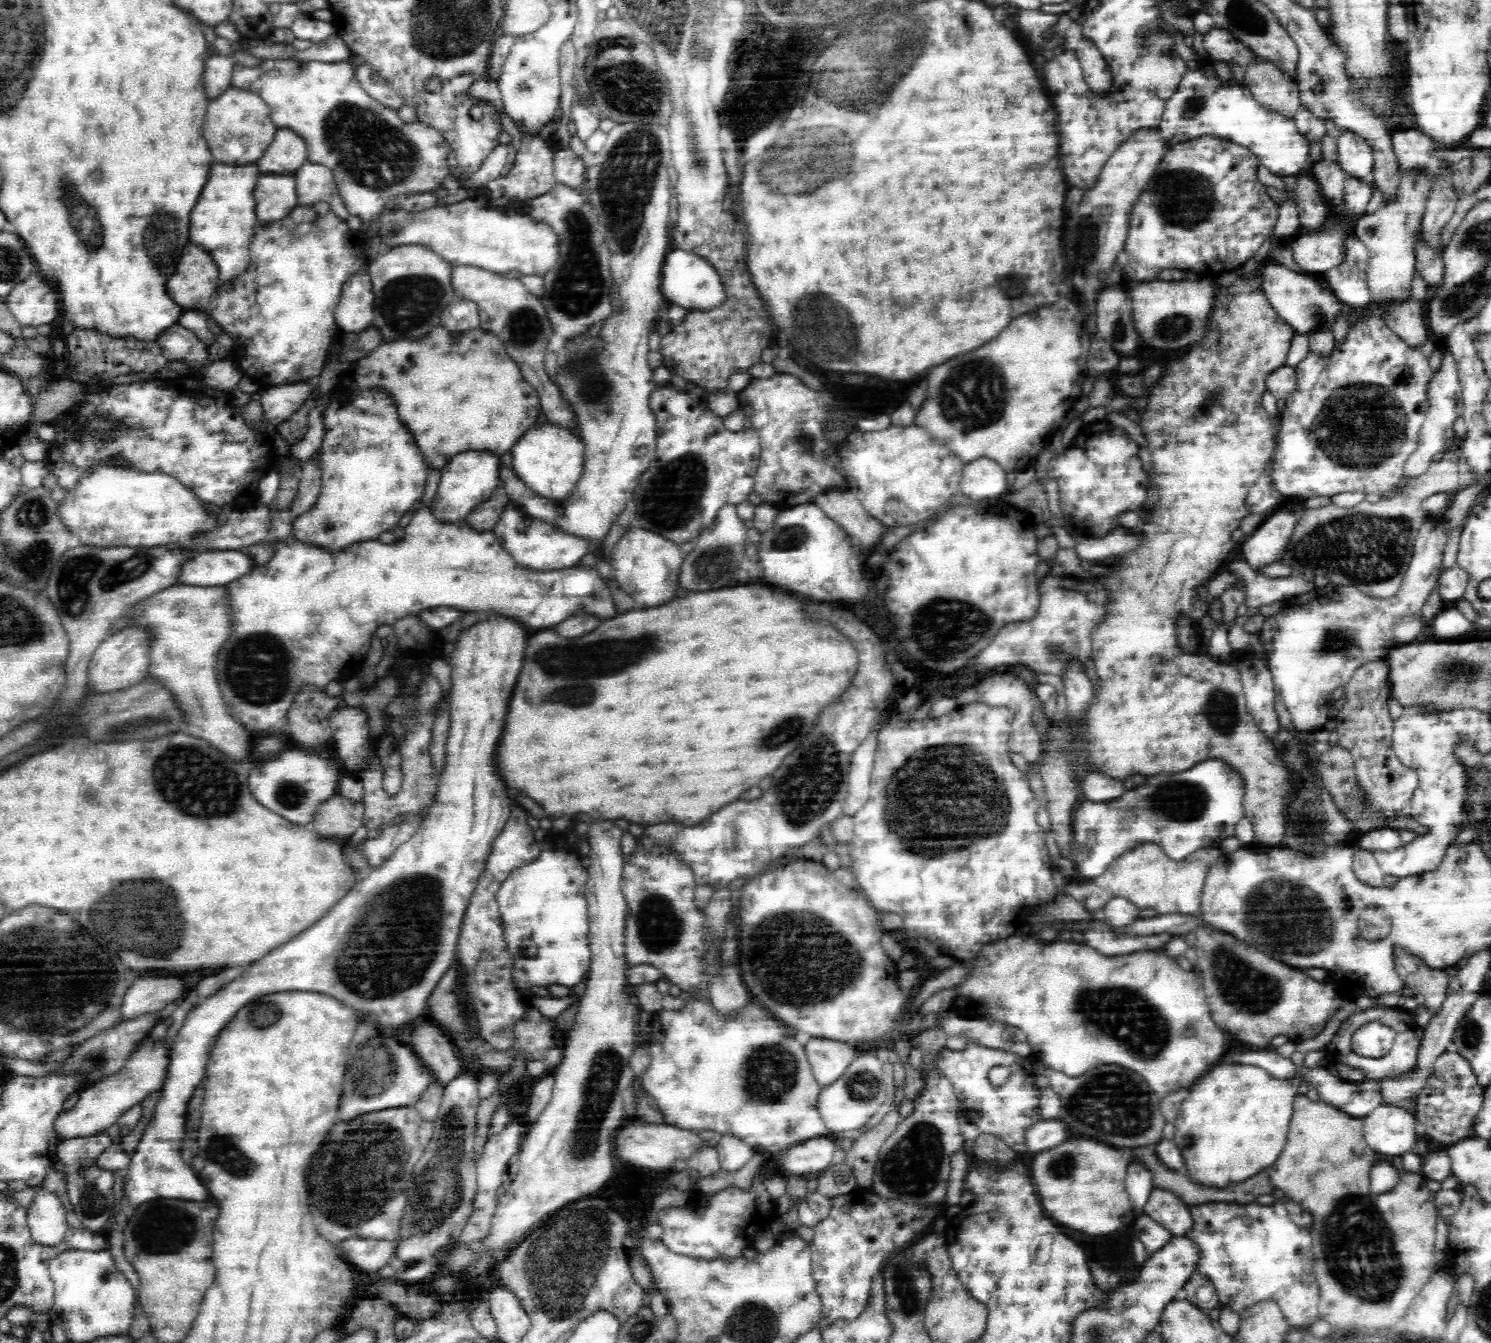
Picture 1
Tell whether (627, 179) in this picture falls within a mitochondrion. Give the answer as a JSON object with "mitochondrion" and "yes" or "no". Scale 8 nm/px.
{"mitochondrion":"yes"}

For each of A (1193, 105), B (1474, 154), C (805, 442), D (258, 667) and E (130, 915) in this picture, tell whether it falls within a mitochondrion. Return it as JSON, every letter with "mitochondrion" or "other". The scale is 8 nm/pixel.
{"A":"mitochondrion","B":"other","C":"mitochondrion","D":"mitochondrion","E":"mitochondrion"}

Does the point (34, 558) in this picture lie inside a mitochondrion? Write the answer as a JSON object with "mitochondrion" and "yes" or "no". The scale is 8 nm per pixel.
{"mitochondrion":"yes"}

